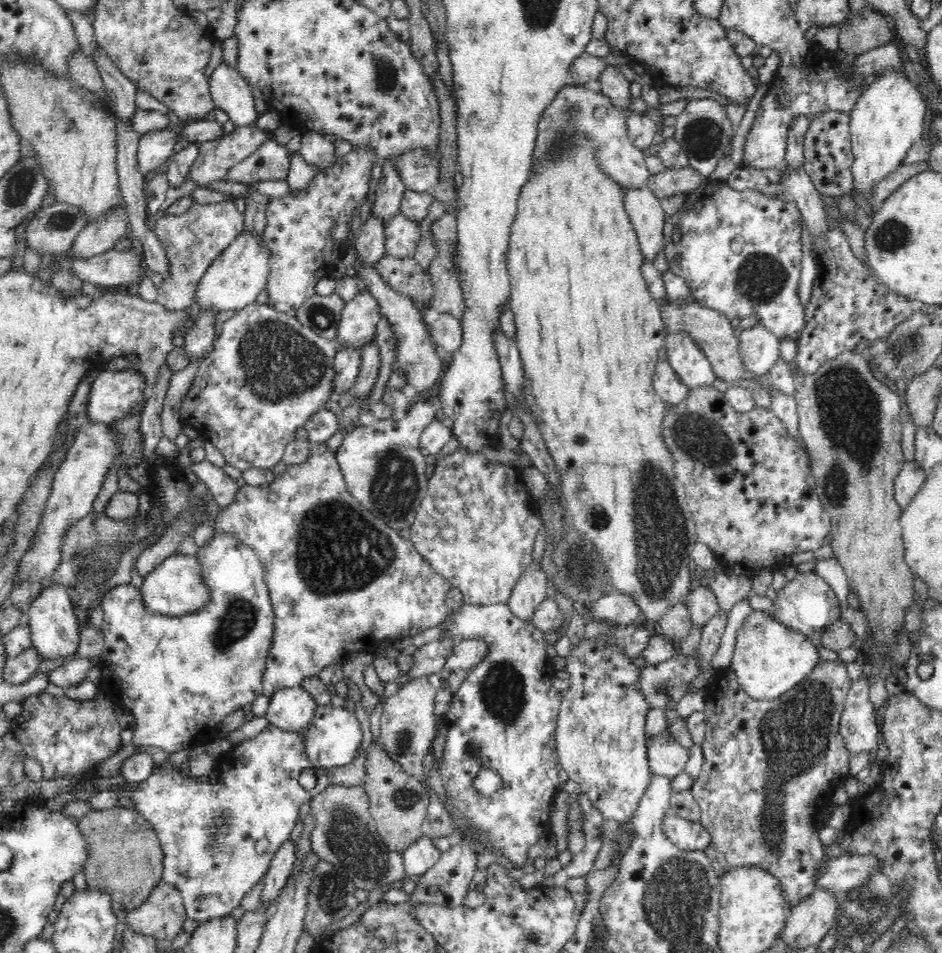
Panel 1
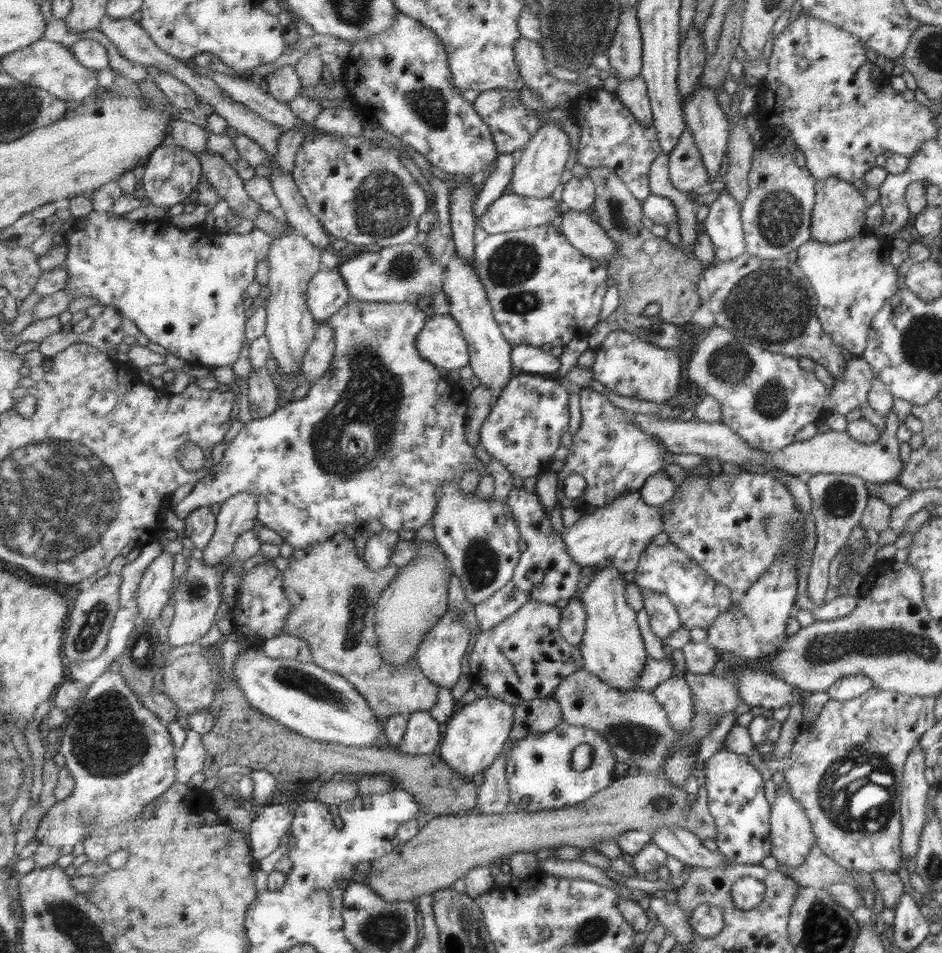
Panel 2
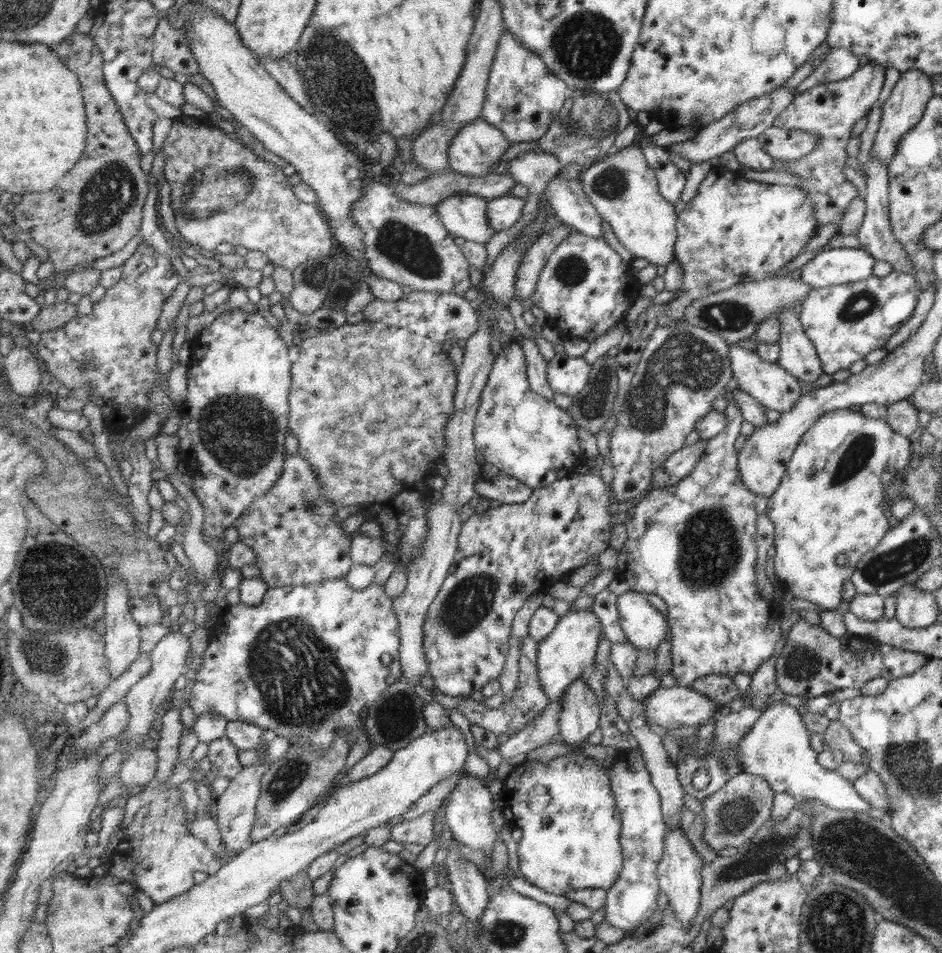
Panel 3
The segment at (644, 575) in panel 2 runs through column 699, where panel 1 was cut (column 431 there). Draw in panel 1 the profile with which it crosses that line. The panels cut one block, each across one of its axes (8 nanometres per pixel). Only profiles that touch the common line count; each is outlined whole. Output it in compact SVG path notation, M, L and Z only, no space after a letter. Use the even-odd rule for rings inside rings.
M311 441L309 456L305 461L296 465L287 464L282 474L275 474L273 482L269 484L270 494L266 502L254 500L254 486L244 485L239 488L234 502L220 511L220 516L217 516L215 520L215 530L230 533L252 547L261 562L264 580L270 592L271 608L274 610L274 634L271 638L268 657L265 658L265 670L262 673L262 695L265 697L272 696L276 690L299 686L306 677L318 677L324 668L344 663L352 654L360 654L360 652L374 654L386 642L392 646L399 646L399 641L405 638L414 638L429 628L442 625L450 613L445 602L447 592L452 589L450 583L430 567L430 564L416 551L410 539L401 538L397 530L390 528L383 520L366 510L349 493L349 490L346 490L344 479L335 453L328 447L326 441L317 443Z

